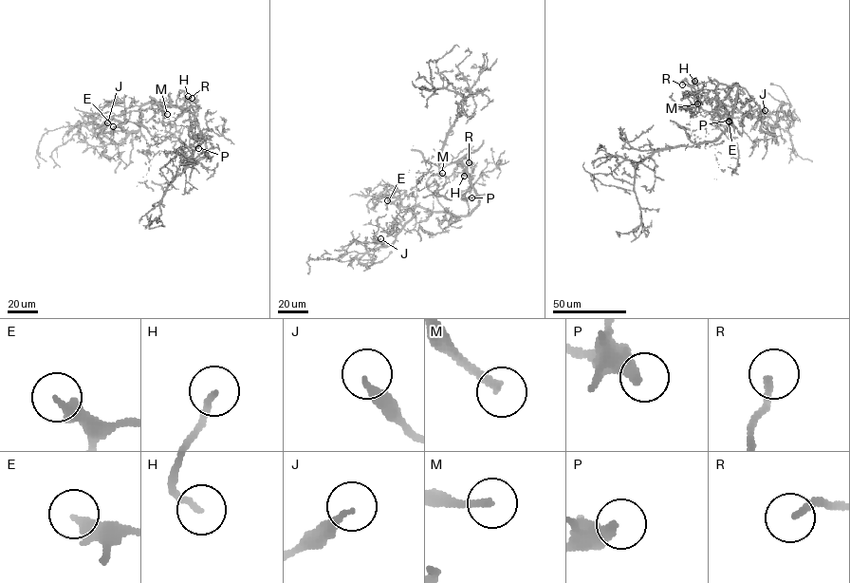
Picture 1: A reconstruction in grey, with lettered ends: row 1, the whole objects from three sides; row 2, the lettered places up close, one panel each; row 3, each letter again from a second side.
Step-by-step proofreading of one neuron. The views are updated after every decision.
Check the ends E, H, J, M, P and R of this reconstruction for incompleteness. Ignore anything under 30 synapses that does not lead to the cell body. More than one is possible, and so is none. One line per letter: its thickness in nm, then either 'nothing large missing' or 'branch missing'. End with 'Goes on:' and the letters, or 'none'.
E: 360 nm | nothing large missing
H: 170 nm | branch missing
J: 200 nm | nothing large missing
M: 220 nm | branch missing
P: 400 nm | branch missing
R: 180 nm | nothing large missing
Goes on: H, M, P

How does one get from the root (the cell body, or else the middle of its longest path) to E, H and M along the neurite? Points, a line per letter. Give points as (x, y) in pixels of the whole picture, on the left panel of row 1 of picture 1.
E: (181, 108), (145, 103), (140, 108), (138, 125), (127, 120), (119, 127), (113, 126)
H: (181, 108), (163, 105), (150, 96), (157, 103), (182, 108), (186, 107), (188, 96)
M: (181, 108), (163, 105), (150, 96), (167, 114)

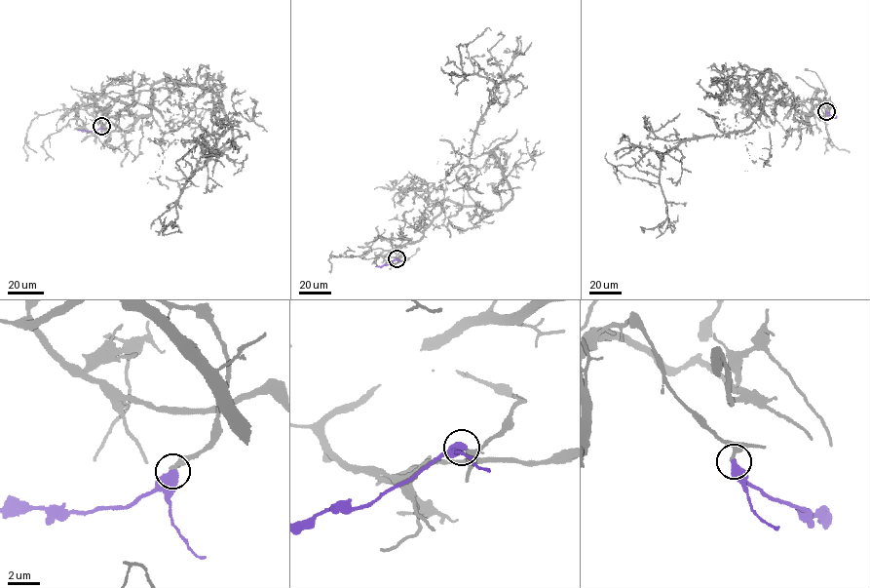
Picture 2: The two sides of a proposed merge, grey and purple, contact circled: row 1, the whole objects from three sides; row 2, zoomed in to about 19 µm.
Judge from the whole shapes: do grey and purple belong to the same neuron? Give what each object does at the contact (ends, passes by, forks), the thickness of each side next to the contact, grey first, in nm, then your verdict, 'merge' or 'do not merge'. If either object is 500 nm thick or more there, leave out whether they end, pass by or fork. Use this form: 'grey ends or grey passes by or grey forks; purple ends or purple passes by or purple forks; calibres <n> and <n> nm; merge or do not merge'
calibres 320 and 600 nm; merge

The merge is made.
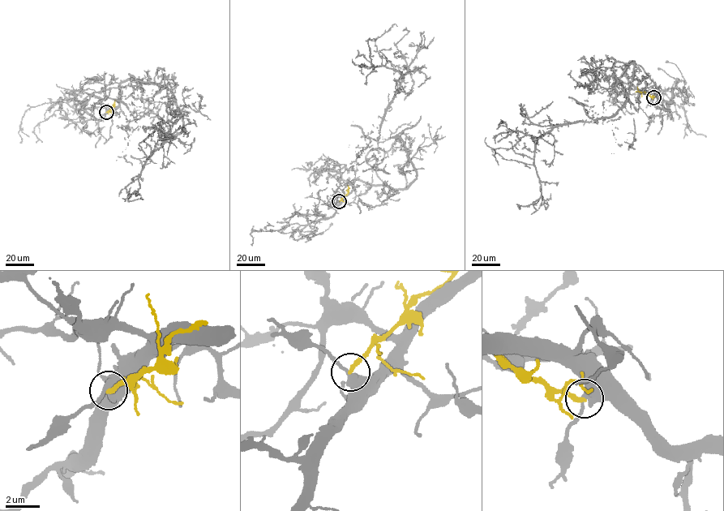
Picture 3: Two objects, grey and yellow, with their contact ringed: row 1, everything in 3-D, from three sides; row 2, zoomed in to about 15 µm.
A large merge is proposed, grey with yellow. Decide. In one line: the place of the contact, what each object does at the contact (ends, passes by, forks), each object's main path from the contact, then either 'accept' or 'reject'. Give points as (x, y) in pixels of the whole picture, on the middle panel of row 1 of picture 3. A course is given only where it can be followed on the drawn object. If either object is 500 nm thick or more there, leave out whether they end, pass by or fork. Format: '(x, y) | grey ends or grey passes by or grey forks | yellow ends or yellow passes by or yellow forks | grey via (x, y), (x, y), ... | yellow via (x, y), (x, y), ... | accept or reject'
(339, 201) | grey via (339, 201), (355, 179), (400, 189), (417, 178), (404, 143), (379, 138), (402, 75), (372, 66), (374, 40) | yellow via (339, 201), (349, 188) | reject

